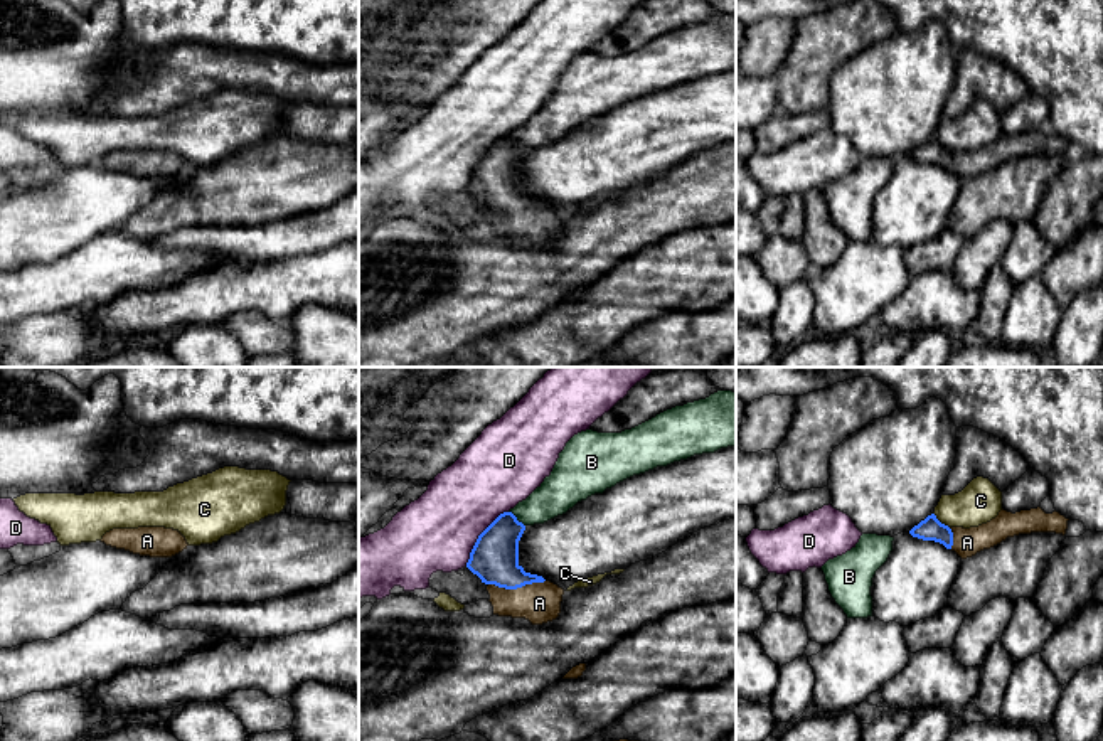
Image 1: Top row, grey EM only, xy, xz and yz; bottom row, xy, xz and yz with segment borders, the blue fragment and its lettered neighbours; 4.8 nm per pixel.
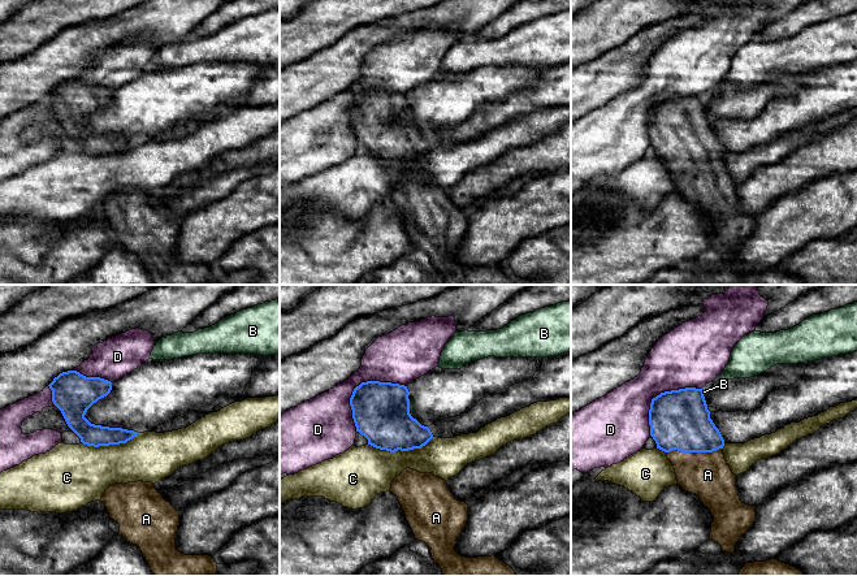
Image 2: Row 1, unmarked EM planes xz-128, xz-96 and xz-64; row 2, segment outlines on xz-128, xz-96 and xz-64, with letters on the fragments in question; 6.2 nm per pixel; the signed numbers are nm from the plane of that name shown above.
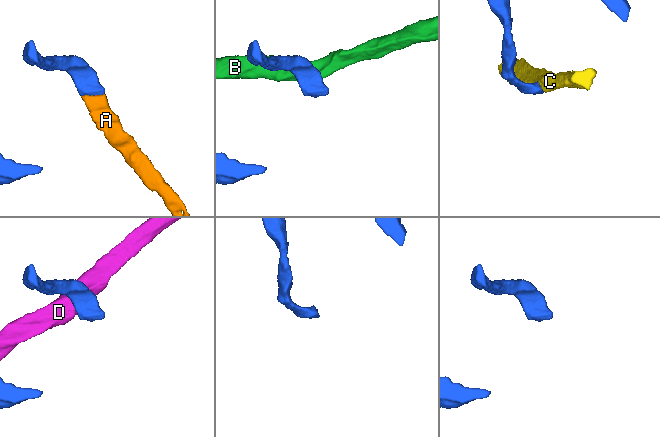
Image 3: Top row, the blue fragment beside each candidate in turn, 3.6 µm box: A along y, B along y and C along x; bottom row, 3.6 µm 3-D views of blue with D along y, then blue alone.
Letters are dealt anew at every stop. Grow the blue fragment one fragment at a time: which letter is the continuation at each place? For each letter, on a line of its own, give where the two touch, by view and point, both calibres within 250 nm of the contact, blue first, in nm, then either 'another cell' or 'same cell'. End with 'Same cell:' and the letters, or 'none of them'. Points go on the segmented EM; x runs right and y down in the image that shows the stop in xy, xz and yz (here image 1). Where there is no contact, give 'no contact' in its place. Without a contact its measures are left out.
A: xz (516, 588) | 220/190 nm | same cell
B: xz (516, 519) | 220/190 nm | another cell
C: yz (938, 521) | 110/200 nm | another cell
D: xz (479, 536) | 220/360 nm | another cell
Same cell: A

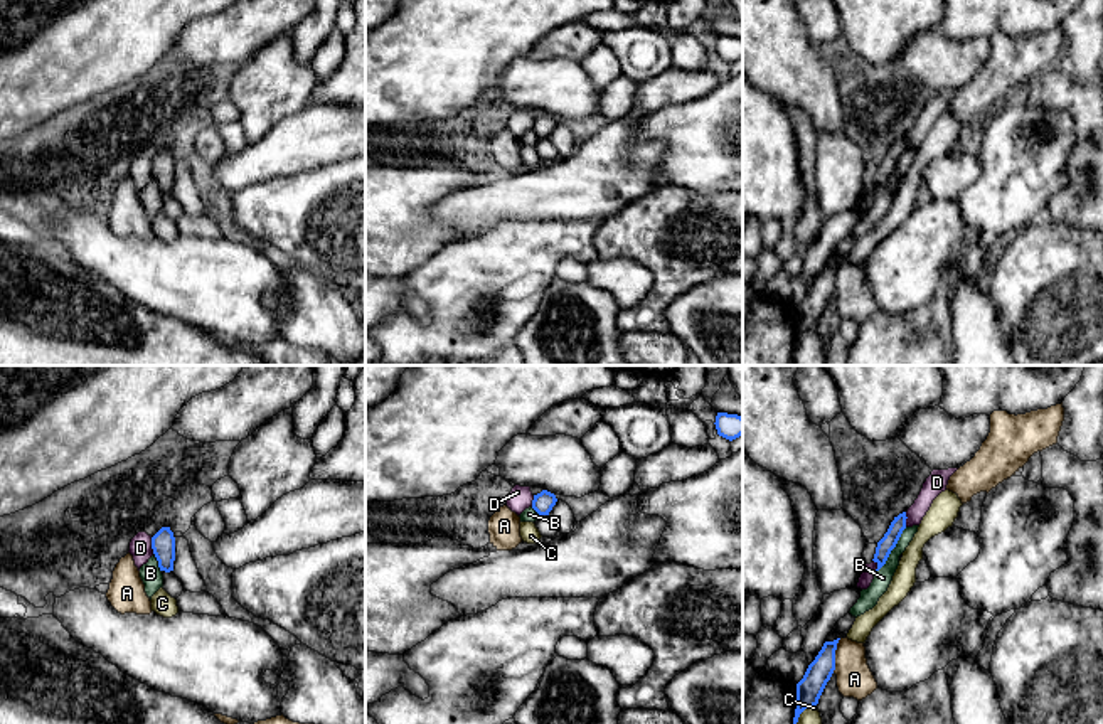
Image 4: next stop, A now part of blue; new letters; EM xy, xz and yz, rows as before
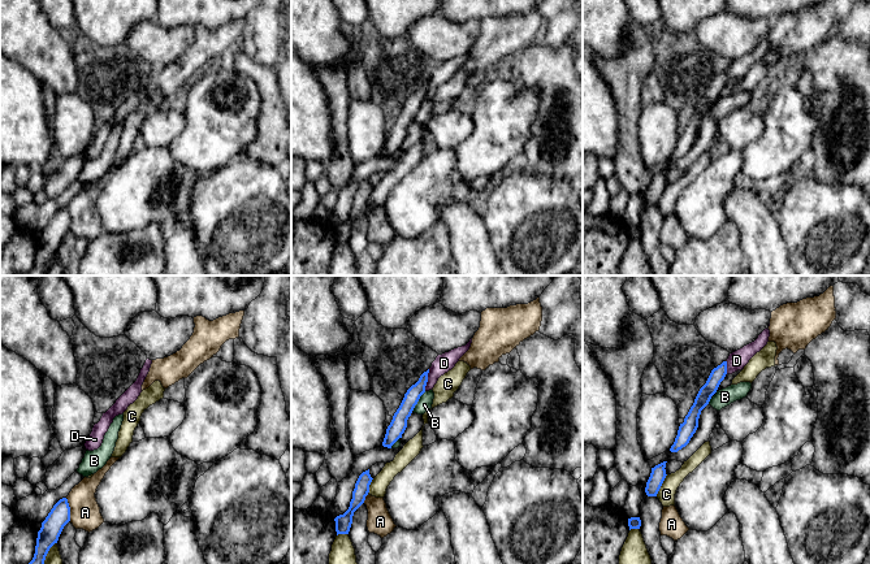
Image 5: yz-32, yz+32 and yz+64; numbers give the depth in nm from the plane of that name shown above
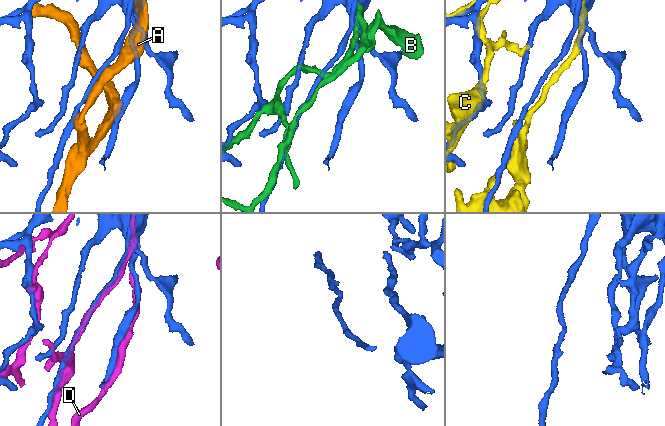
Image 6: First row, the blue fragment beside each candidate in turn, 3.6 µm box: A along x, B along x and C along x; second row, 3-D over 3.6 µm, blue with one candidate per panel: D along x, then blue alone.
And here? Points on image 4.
A: yz (834, 655) | 120/180 nm | another cell
B: yz (891, 549) | 80/90 nm | another cell
C: yz (804, 709) | 120/80 nm | another cell
D: xy (152, 546) | 110/110 nm | another cell
Same cell: none of them

